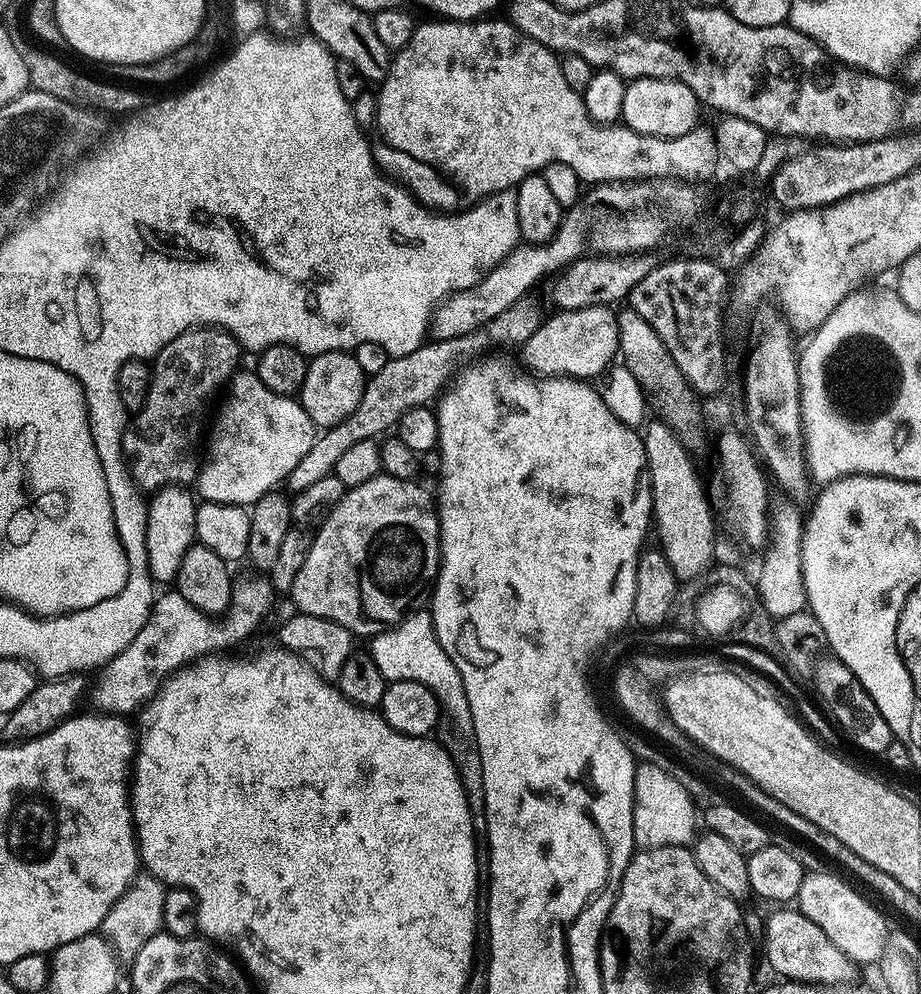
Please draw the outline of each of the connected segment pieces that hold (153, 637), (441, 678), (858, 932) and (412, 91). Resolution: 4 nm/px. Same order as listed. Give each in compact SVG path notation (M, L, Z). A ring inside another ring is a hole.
M262 578L256 579L260 580L244 580L241 584L239 581L233 587L232 604L219 622L215 622L190 606L186 602L186 598L182 598L179 590L161 591L164 593L161 596L159 593L153 599L152 611L148 613L148 621L142 626L142 630L138 630L134 642L130 642L130 646L126 646L126 650L119 652L103 667L102 673L104 672L104 674L96 688L96 704L100 707L97 709L104 714L129 714L128 712L142 707L144 703L145 707L173 674L180 672L185 666L215 653L212 652L215 648L232 648L239 640L246 639L263 622L264 615L272 608L272 596L274 597L271 583Z
M413 610L398 624L391 625L383 632L371 637L370 657L377 670L384 675L385 681L413 680L422 682L436 693L437 697L443 698L450 711L456 718L465 715L465 707L468 704L466 690L462 682L462 674L454 666L452 653L442 643L438 635L438 629L432 621L431 611Z
M809 871L795 903L798 911L810 918L810 922L814 922L814 926L818 926L818 930L822 930L822 934L826 934L826 938L830 938L830 942L834 942L834 946L838 946L838 950L842 950L842 954L857 966L875 965L888 948L890 931L883 914L862 893L855 892L842 877L832 872Z
M432 18L429 24L421 23L414 34L395 53L388 77L380 85L380 101L376 104L376 120L380 126L380 136L393 148L388 160L404 172L403 179L413 196L425 206L435 206L439 211L455 214L467 210L473 204L479 204L485 196L495 192L506 192L515 189L525 178L543 170L547 163L544 161L544 104L581 104L583 95L575 92L562 78L560 60L551 48L542 46L534 38L522 34L515 24L496 18L477 18L475 20L449 20L447 18Z

